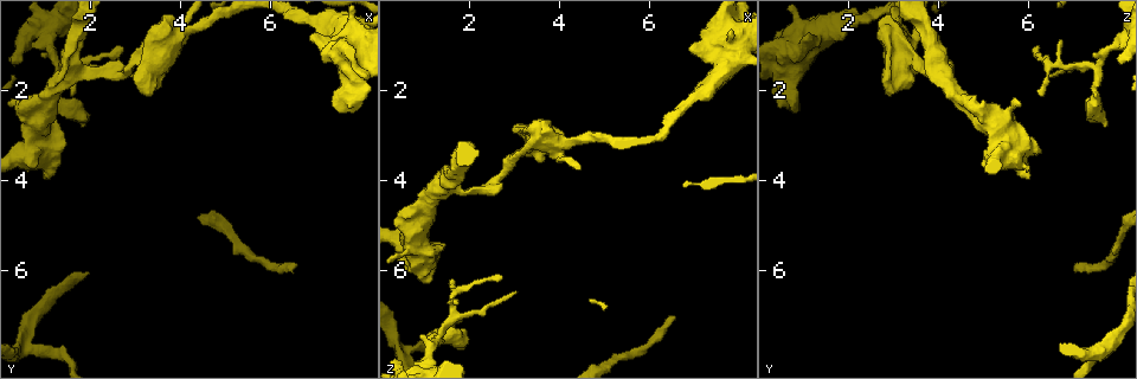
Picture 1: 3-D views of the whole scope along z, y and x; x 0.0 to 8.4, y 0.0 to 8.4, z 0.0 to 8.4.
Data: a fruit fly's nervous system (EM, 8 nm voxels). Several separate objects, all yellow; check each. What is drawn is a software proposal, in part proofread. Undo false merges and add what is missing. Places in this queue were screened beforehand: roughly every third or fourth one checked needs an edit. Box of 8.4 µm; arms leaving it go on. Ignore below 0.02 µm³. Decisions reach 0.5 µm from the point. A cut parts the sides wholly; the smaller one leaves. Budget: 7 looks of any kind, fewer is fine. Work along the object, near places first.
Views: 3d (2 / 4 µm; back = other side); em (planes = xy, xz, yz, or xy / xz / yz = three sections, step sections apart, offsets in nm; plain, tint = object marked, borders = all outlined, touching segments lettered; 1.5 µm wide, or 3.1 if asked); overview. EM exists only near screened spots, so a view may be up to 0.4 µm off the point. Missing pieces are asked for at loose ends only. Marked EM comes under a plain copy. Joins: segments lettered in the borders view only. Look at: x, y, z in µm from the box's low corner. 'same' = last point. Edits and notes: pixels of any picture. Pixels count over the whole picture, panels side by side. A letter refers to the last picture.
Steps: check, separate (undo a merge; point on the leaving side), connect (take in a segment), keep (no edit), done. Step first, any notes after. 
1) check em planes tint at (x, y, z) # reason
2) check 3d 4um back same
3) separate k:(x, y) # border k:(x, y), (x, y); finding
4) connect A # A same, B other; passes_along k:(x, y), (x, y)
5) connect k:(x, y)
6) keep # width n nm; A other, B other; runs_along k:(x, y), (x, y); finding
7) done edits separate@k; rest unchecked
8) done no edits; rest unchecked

check 3d 2um at (6.50, 6.05, 7.00) # tapers out

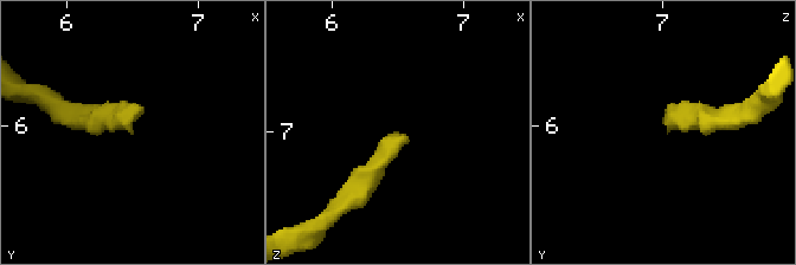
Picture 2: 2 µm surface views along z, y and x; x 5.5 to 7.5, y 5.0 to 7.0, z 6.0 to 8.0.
check em planes borders at (6.50, 6.02, 7.02) # now the EM

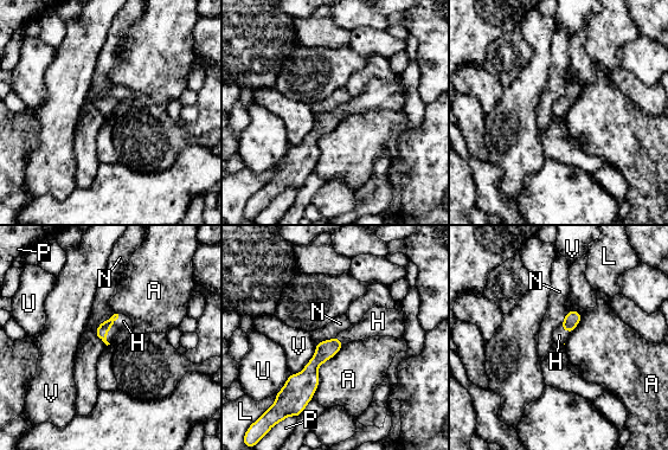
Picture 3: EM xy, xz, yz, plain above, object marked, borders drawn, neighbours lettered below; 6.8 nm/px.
connect H # A other, H same, L other, N other, P other, U other, V other; passes_along 3:(104, 327), (110, 328), (123, 321); the neuron continues

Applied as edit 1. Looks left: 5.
check 3d 4um at (1.10, 3.35, 6.25) # free end

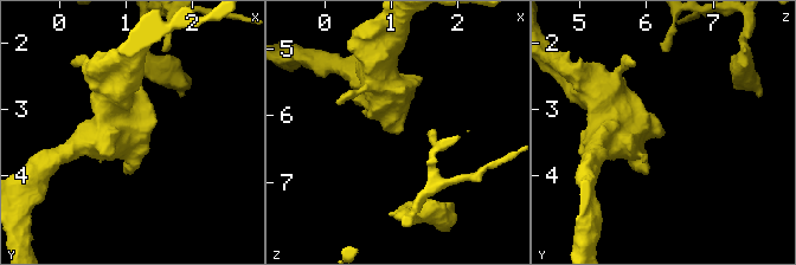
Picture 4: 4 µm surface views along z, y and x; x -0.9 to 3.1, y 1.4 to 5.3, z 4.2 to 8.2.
check em planes borders at (1.10, 3.35, 6.25)

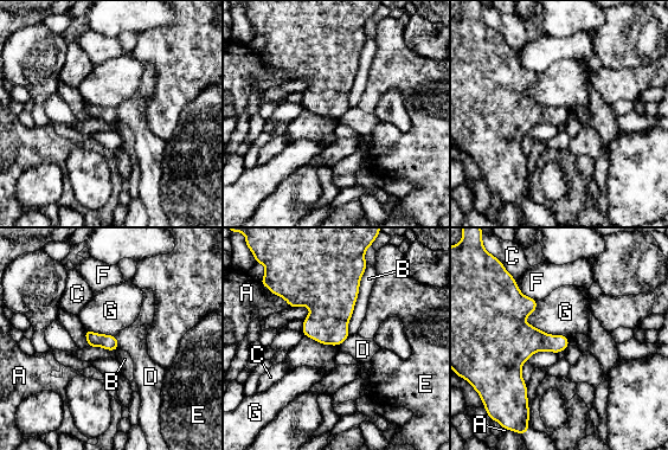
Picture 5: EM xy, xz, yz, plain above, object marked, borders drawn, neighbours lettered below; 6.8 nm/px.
keep # longest_contact B 480 nm; A other, B other, C other, D other, E other, F other, G other; border 5:(115, 335), (119, 348); none of them fits

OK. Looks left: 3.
check 3d 2um back at (2.10, 1.65, 4.15) # thin neck

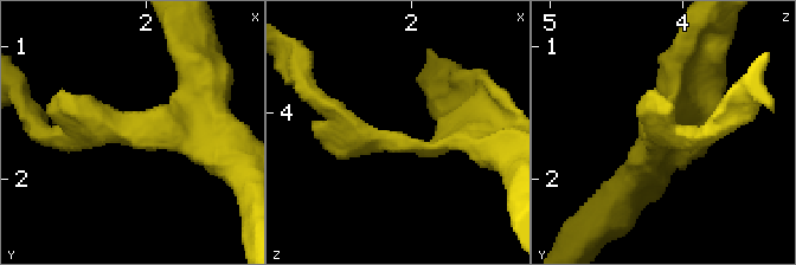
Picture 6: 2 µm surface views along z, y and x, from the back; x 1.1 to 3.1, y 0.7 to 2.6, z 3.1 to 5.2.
check em xy step 8 tint at (2.10, 1.66, 4.18) # arms 3; arm_widths 170, 260, 260 nm; shape alone is not enough

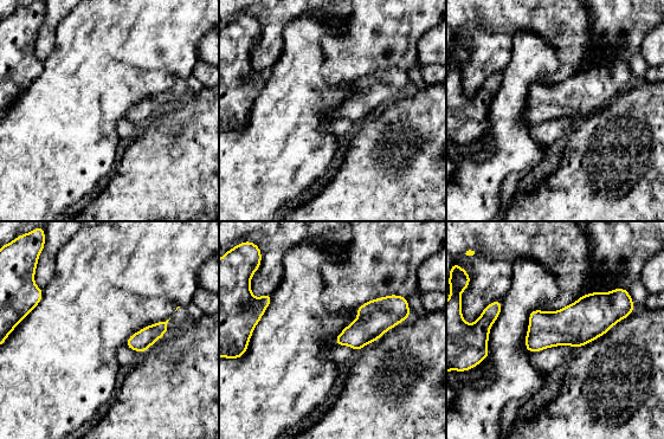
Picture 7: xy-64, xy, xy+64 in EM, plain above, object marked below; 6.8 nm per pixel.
check em planes borders same # another direction

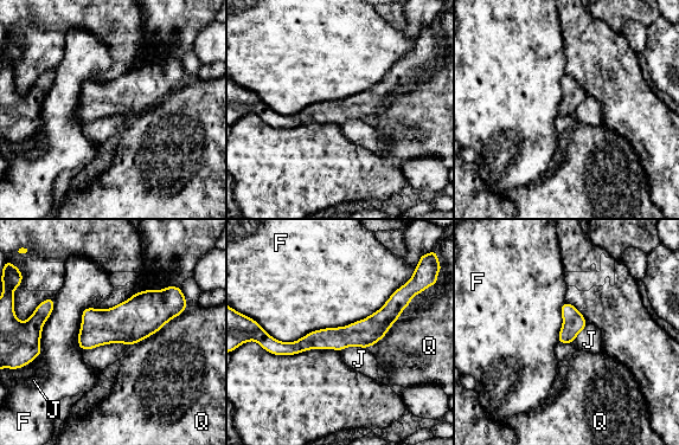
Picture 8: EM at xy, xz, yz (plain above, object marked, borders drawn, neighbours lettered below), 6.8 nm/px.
keep # longest_contact F 1050 nm; F other, J other, Q other; continuous, no second neuron

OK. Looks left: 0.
done edits connect@3; rest unchecked

